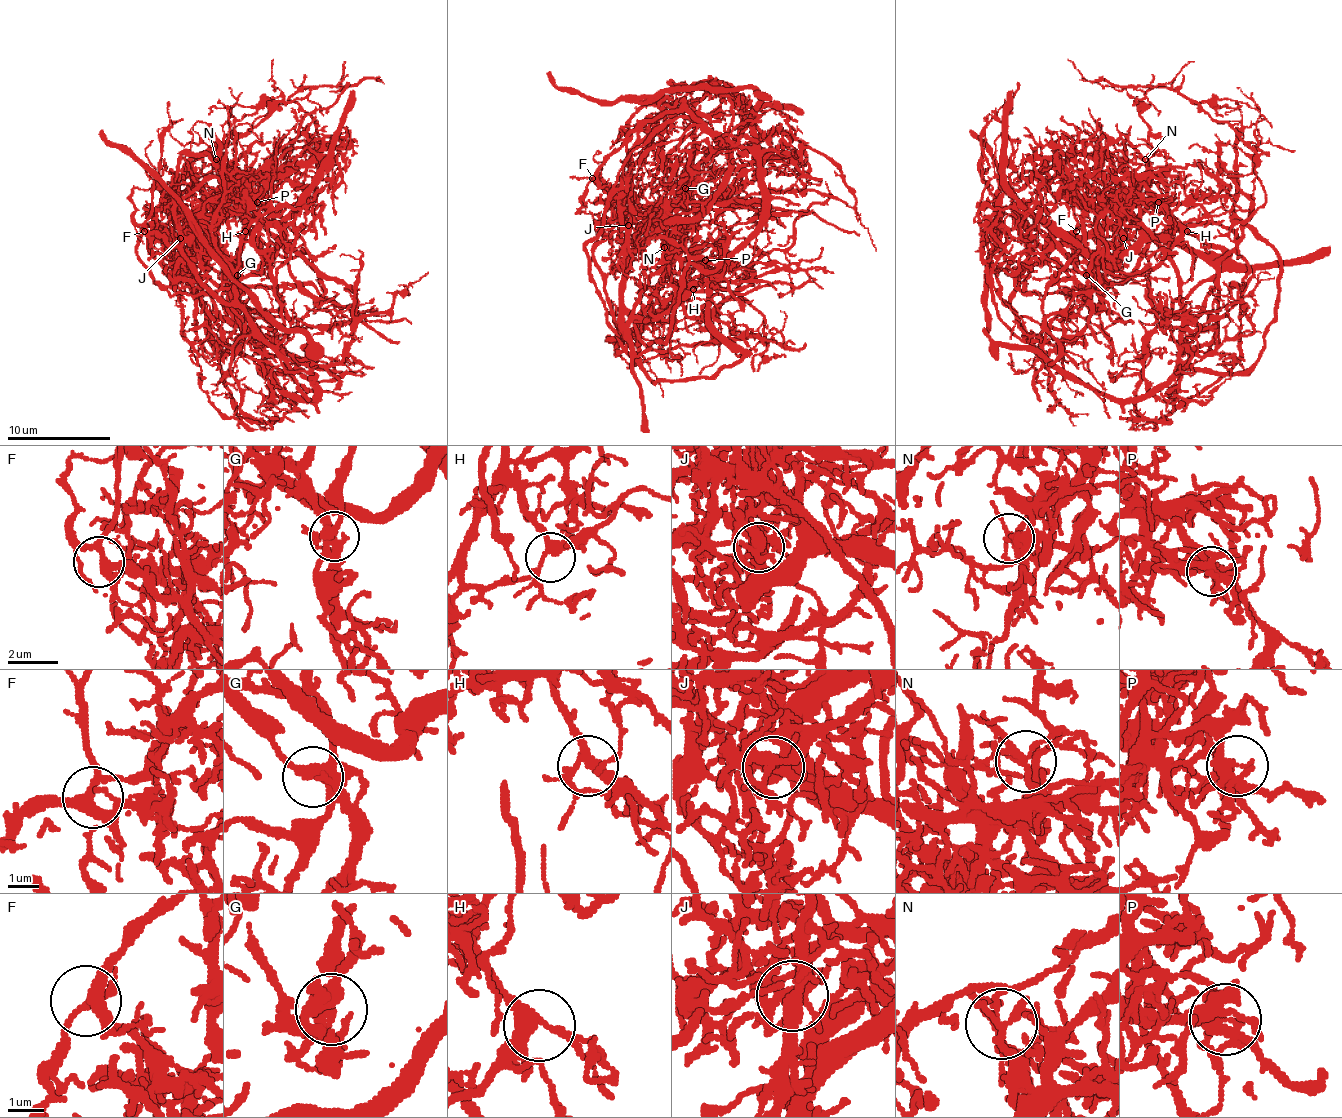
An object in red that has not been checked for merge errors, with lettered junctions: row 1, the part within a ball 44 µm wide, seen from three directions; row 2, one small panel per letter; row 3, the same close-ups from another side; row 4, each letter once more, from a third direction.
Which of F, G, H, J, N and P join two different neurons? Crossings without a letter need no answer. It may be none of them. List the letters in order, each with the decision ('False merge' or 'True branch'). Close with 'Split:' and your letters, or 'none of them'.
F: True branch
G: True branch
H: True branch
J: False merge
N: False merge
P: True branch
Split: J, N

